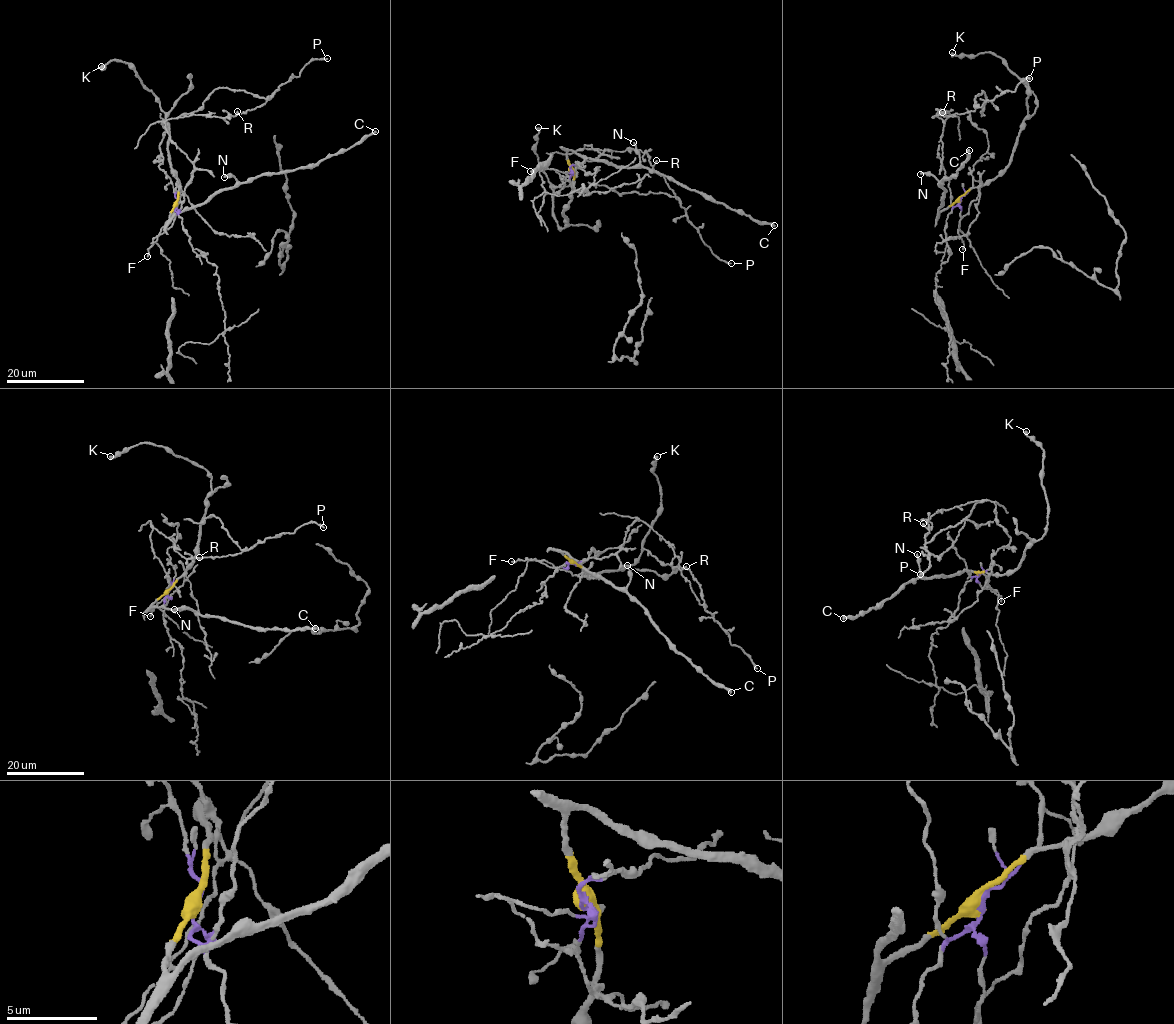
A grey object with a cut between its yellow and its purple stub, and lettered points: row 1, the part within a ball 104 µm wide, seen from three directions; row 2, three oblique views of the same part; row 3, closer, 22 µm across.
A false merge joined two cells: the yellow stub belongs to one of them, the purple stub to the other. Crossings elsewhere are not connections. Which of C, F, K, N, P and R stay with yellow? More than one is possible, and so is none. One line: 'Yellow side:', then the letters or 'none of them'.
Yellow side: C, K, N

